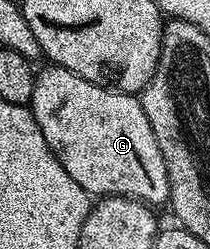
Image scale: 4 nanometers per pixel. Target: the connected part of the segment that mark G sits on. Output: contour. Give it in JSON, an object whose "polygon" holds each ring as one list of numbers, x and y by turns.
{"polygon":[[48,68,37,73,31,108,35,123,39,123,39,131,43,131,43,139,47,139,63,171,67,171,67,175,71,175,71,179,91,195,127,197,131,201,144,201,150,207,164,206,169,200,167,167,140,100,131,93,105,89,66,69]]}

